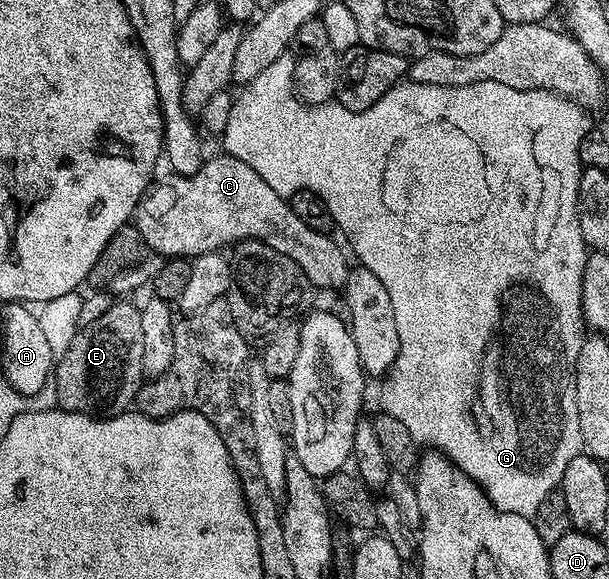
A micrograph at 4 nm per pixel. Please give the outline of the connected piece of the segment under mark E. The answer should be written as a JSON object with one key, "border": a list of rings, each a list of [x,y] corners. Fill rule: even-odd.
{"border":[[[130,301],[111,302],[104,314],[75,334],[72,345],[61,352],[52,371],[52,387],[58,394],[57,406],[91,417],[121,415],[133,404],[144,382],[140,356],[144,332],[140,310]],[[62,359],[62,360],[60,360]]]}

